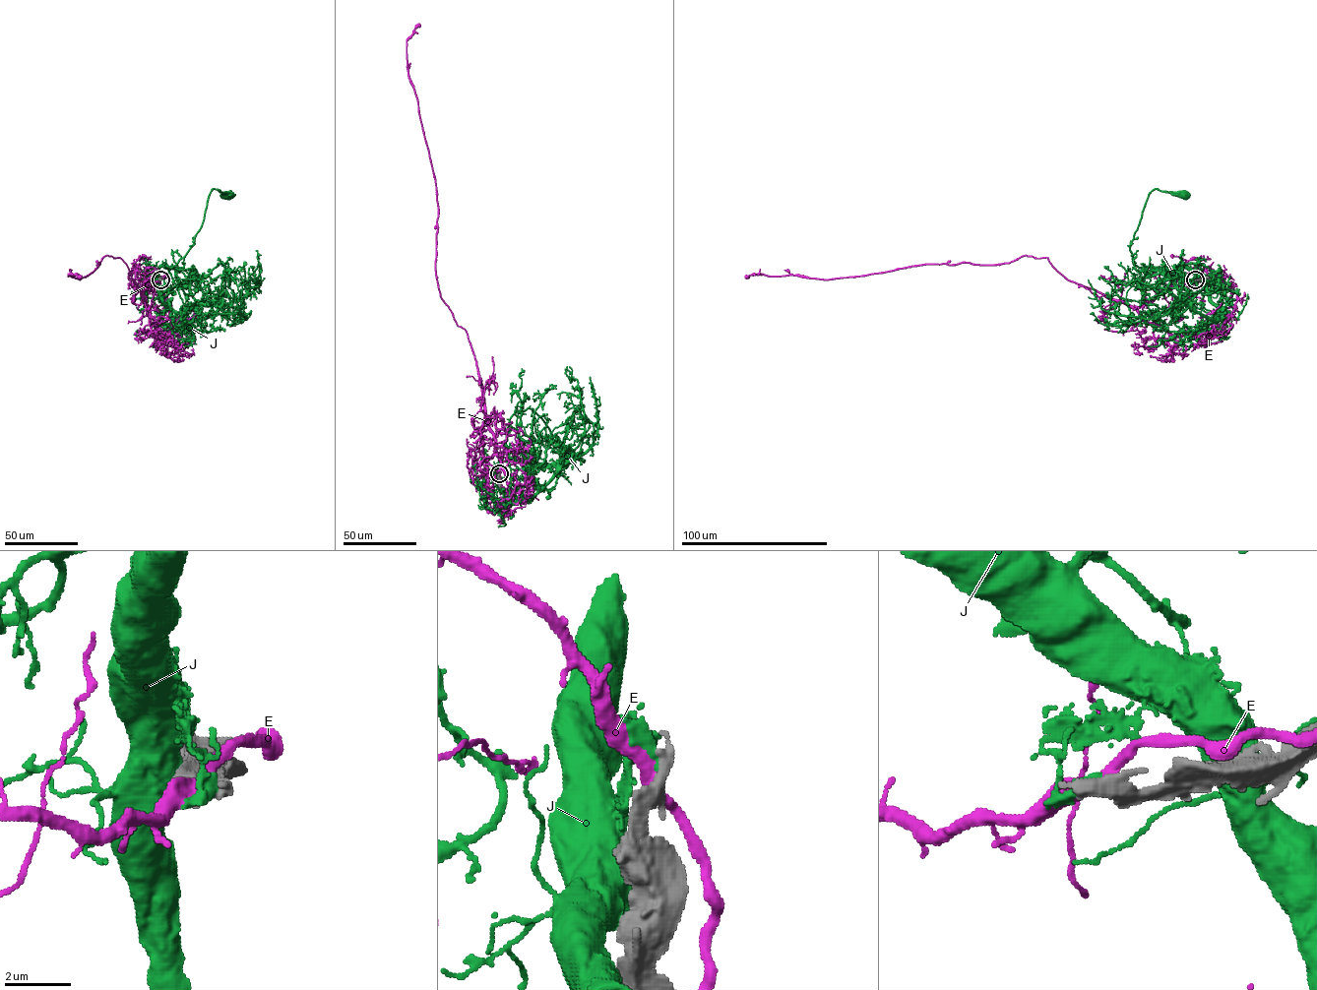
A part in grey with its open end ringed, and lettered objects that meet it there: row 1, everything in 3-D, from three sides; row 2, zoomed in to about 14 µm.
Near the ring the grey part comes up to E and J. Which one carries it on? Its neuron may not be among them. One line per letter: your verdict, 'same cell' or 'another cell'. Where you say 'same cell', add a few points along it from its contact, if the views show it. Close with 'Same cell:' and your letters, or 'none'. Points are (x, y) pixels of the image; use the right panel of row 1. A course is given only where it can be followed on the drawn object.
E: another cell
J: another cell
Same cell: none

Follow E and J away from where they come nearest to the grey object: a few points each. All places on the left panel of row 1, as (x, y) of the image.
E: (160, 279), (141, 288), (146, 307), (119, 257), (104, 256), (80, 278), (68, 276), (81, 276)
J: (160, 279), (157, 270), (173, 267), (193, 244), (210, 192), (216, 189), (227, 194)

